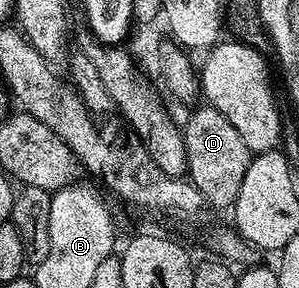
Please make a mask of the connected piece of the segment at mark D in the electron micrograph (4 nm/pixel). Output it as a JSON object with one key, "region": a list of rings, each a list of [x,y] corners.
{"region":[[[208,103],[194,108],[183,128],[186,145],[186,167],[188,180],[203,195],[206,206],[217,209],[232,210],[235,199],[239,199],[239,187],[243,187],[243,175],[247,175],[247,167],[253,162],[254,153],[243,143],[239,131],[227,120],[223,111],[215,111]]]}

